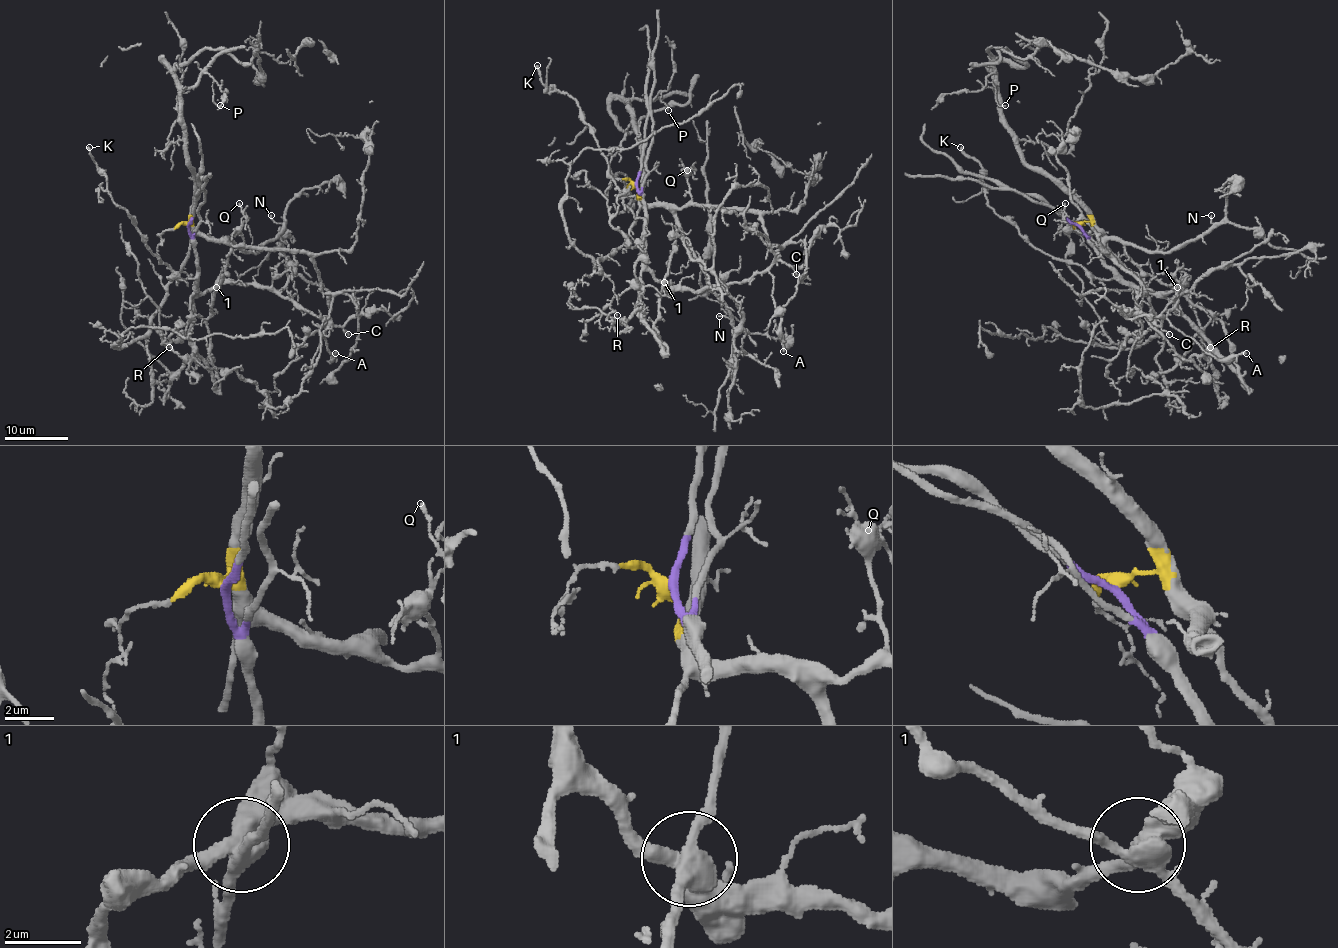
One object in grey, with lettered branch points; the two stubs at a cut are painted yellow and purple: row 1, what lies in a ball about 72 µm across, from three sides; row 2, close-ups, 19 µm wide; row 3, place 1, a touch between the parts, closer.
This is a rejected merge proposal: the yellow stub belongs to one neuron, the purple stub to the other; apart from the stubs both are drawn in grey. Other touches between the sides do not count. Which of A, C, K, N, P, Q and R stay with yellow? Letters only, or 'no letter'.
N, P, Q

